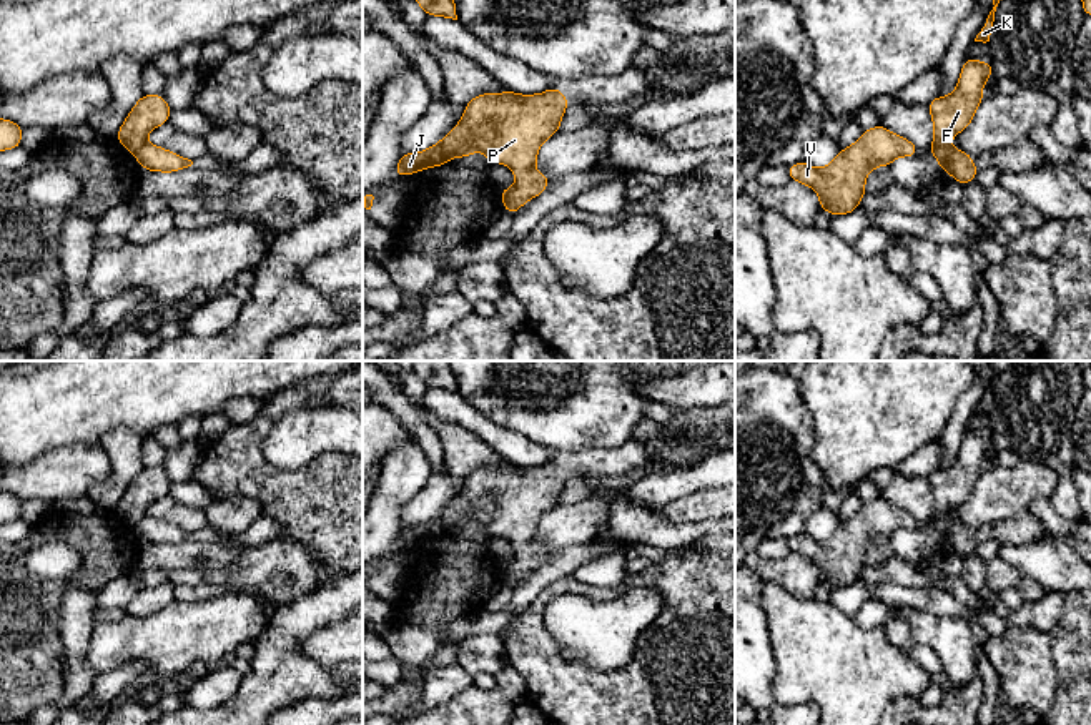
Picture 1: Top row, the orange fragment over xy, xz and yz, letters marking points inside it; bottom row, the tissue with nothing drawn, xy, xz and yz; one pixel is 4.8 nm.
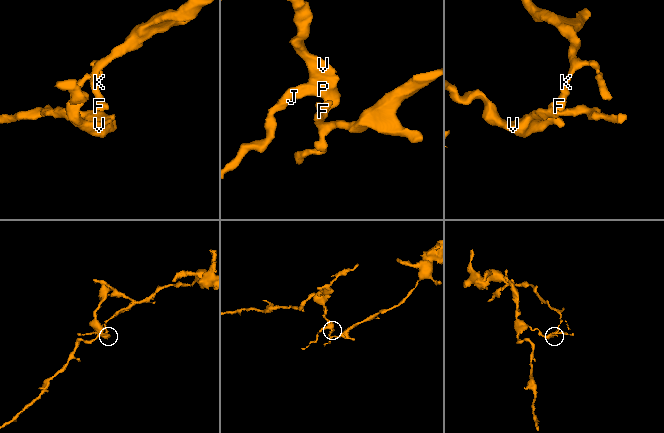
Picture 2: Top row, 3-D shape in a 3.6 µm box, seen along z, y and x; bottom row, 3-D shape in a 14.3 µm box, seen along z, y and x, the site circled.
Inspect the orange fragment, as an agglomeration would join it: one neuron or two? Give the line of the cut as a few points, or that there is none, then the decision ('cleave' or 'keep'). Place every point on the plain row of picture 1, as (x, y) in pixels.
cut in yz along (932, 517), (948, 519); cleave

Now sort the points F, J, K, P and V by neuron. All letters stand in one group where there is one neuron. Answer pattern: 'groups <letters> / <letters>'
groups F K / J P V

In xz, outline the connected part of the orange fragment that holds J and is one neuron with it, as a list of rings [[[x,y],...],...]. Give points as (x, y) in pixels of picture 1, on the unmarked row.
[[[550,459],[539,467],[482,466],[467,474],[461,494],[447,509],[426,524],[402,525],[396,549],[442,539],[451,530],[479,522],[489,535],[504,535],[516,545],[516,557],[506,582],[514,589],[529,572],[539,569],[550,549],[536,544],[541,517],[555,507],[567,482],[567,469]]]

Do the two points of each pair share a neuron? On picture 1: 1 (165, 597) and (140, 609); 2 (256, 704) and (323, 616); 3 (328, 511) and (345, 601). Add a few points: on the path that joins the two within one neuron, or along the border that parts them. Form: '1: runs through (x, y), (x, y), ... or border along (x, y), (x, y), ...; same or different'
1: runs through (158, 597), (147, 602); same
2: runs through (276, 679), (278, 647), (298, 627); same
3: border along (345, 574), (323, 586); different

